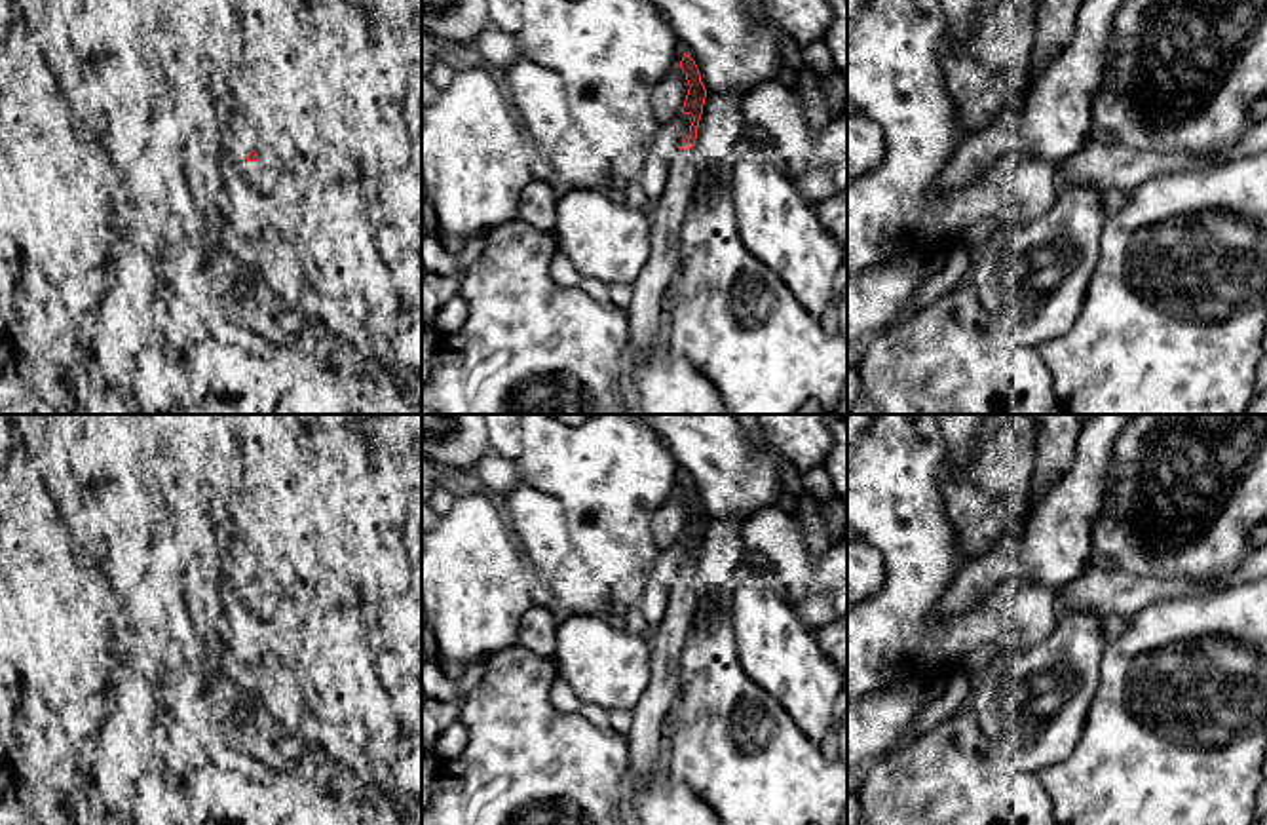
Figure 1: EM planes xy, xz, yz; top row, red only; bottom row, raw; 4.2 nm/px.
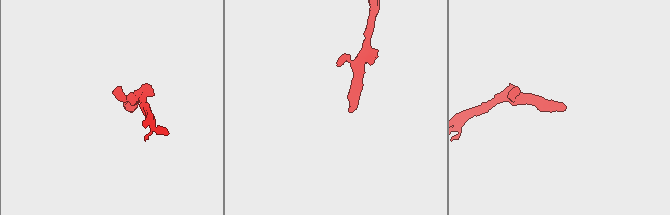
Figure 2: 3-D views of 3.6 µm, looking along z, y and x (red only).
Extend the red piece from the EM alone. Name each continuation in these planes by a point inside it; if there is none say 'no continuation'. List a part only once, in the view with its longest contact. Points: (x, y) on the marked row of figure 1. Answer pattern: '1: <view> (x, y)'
1: xy (259, 177)

